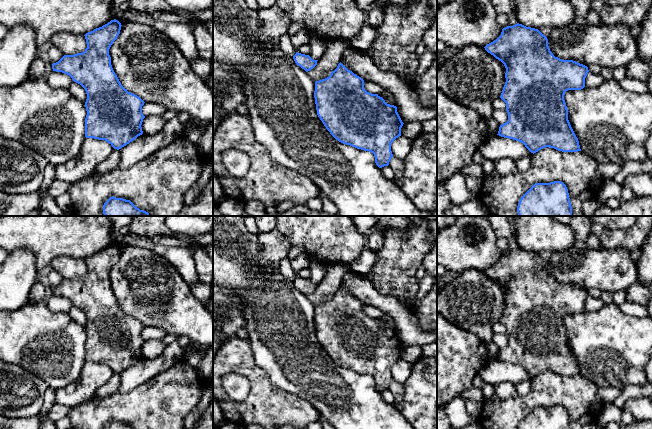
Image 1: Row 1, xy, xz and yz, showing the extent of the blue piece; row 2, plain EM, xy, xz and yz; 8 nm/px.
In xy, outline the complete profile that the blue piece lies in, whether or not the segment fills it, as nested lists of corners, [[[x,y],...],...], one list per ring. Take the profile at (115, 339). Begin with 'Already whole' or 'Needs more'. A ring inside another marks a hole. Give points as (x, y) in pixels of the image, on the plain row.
Already whole. [[[114,243],[86,257],[84,260],[87,272],[84,276],[64,279],[58,286],[52,288],[53,295],[69,299],[86,315],[85,361],[105,364],[117,374],[143,358],[141,349],[145,342],[142,338],[145,326],[121,309],[111,289],[109,273],[120,258],[121,250],[121,247]]]

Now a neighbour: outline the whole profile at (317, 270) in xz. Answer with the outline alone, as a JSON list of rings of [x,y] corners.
[[[311,261],[308,268],[310,270],[310,277],[308,279],[313,284],[319,284],[326,273],[326,265],[323,263]]]

